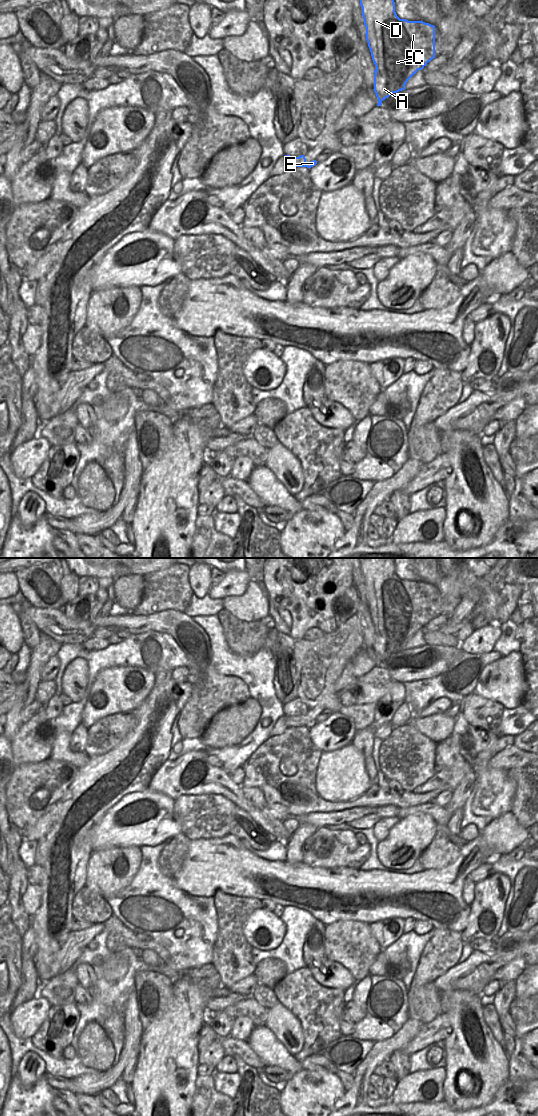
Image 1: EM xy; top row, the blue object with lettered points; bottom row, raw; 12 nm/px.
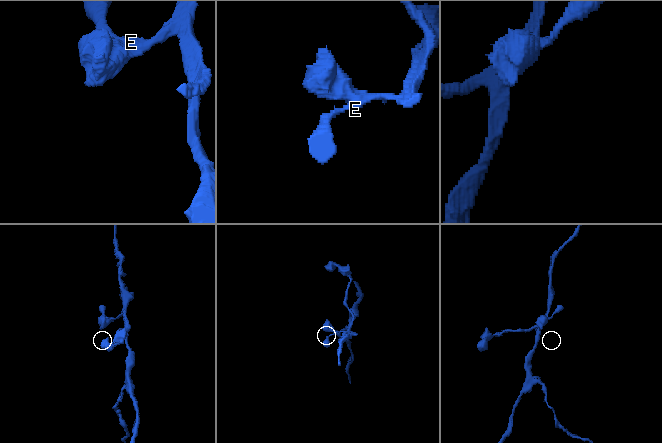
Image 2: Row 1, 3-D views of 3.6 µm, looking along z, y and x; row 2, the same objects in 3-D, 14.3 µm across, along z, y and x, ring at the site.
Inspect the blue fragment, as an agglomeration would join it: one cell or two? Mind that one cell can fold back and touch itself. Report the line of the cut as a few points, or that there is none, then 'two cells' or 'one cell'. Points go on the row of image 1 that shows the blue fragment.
no cut | one cell

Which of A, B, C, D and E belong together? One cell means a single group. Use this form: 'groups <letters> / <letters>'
groups A B C D E

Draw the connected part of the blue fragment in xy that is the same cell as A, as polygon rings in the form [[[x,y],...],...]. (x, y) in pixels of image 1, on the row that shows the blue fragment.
[[[360,0],[362,16],[366,27],[366,40],[371,52],[374,69],[374,92],[378,98],[377,106],[391,94],[405,90],[408,80],[422,70],[428,62],[435,58],[435,26],[421,21],[400,19],[395,12],[394,0]]]

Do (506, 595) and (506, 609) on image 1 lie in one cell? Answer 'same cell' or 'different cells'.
same cell

